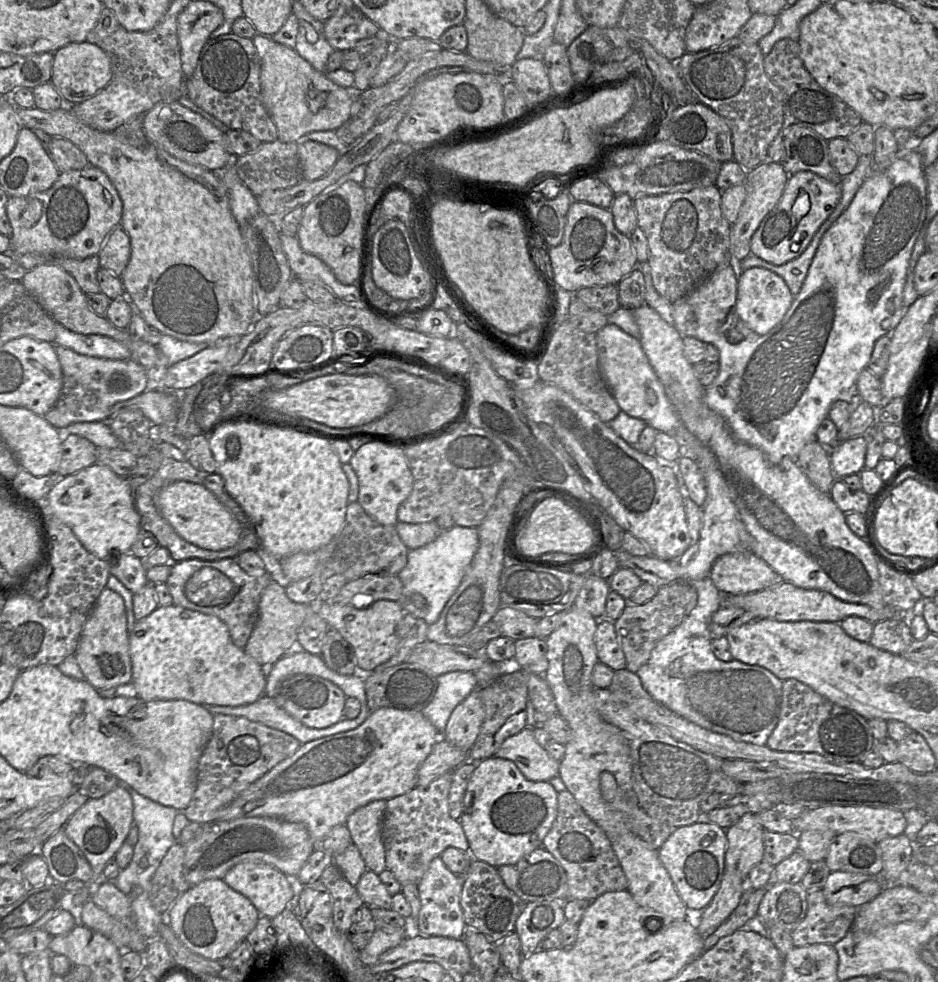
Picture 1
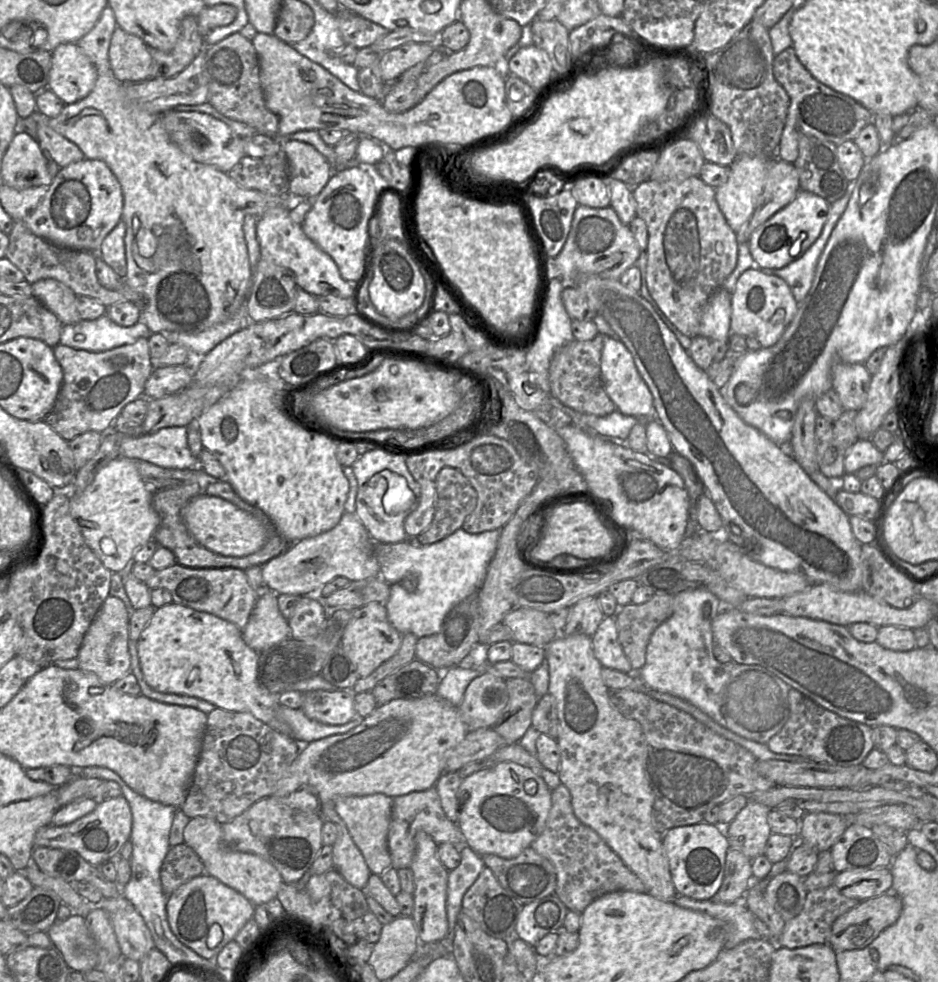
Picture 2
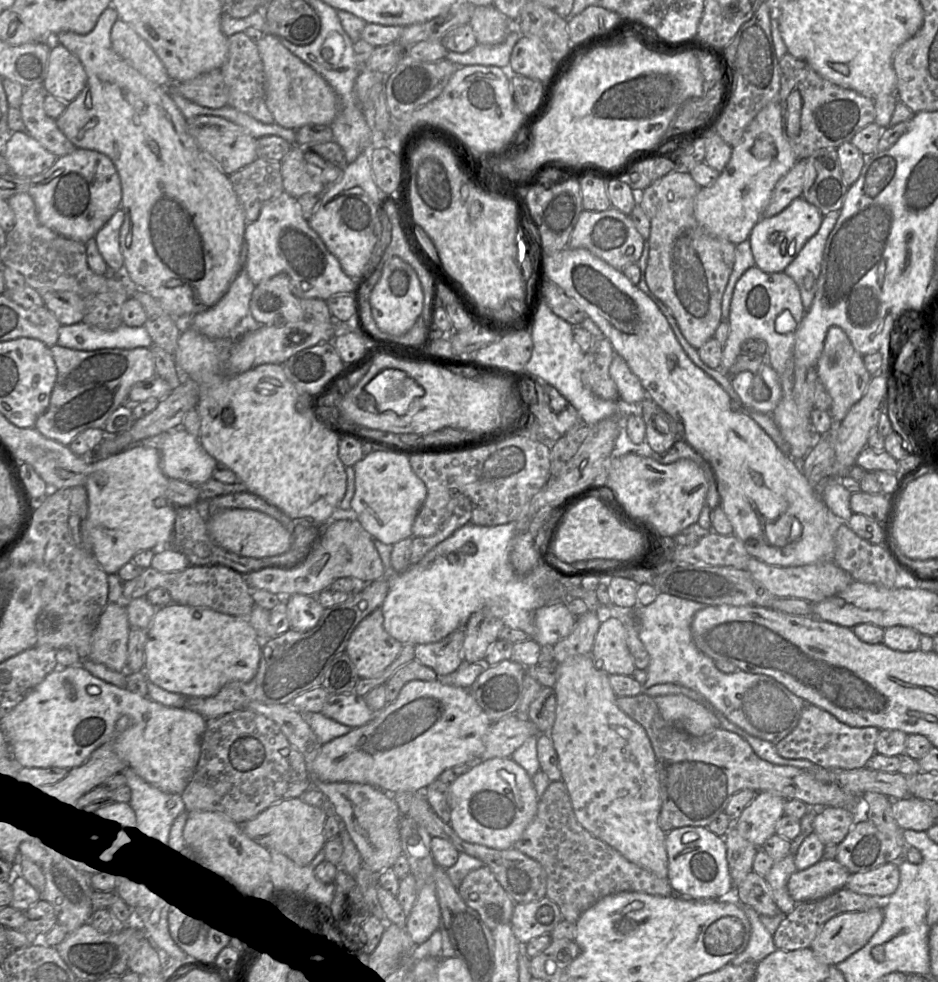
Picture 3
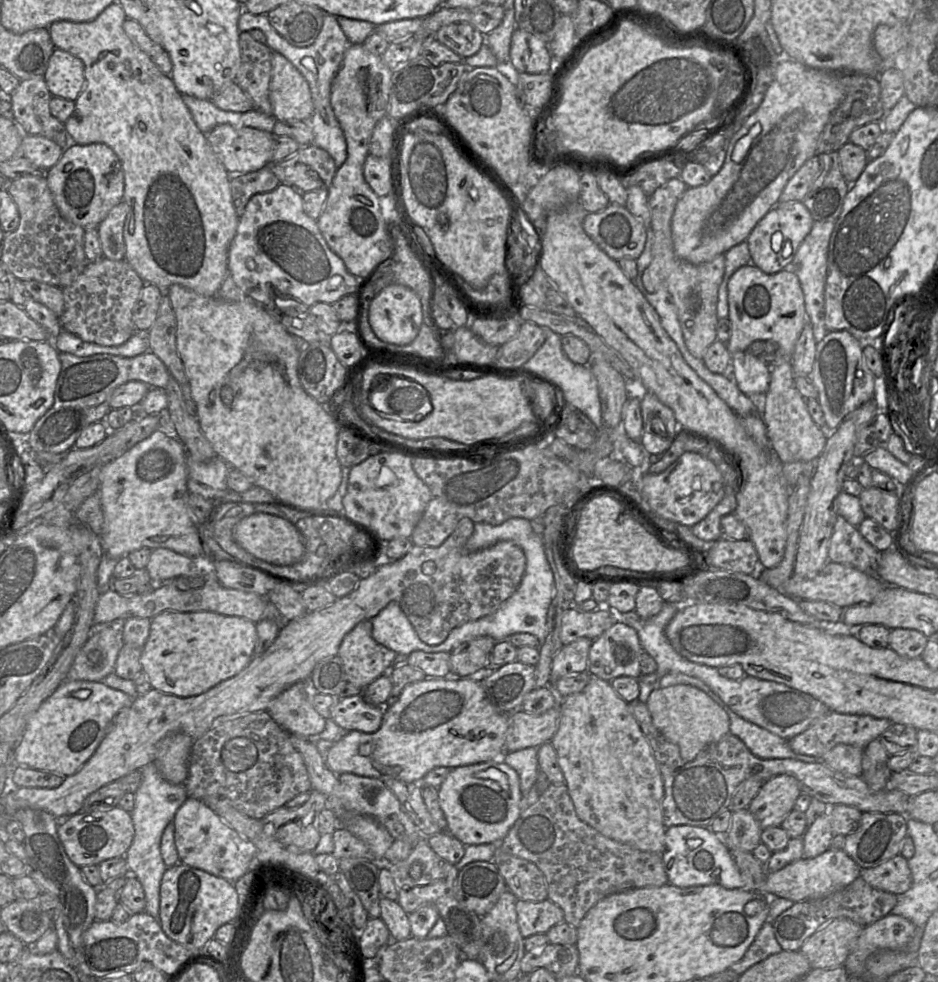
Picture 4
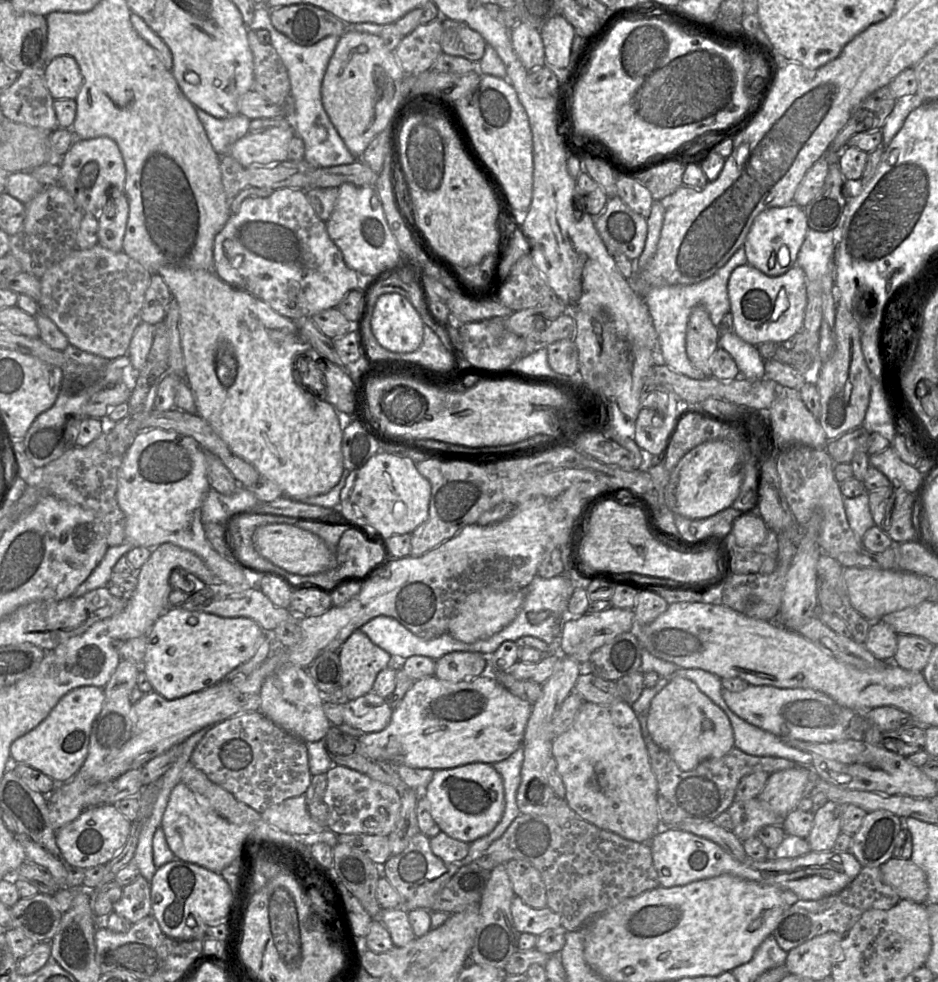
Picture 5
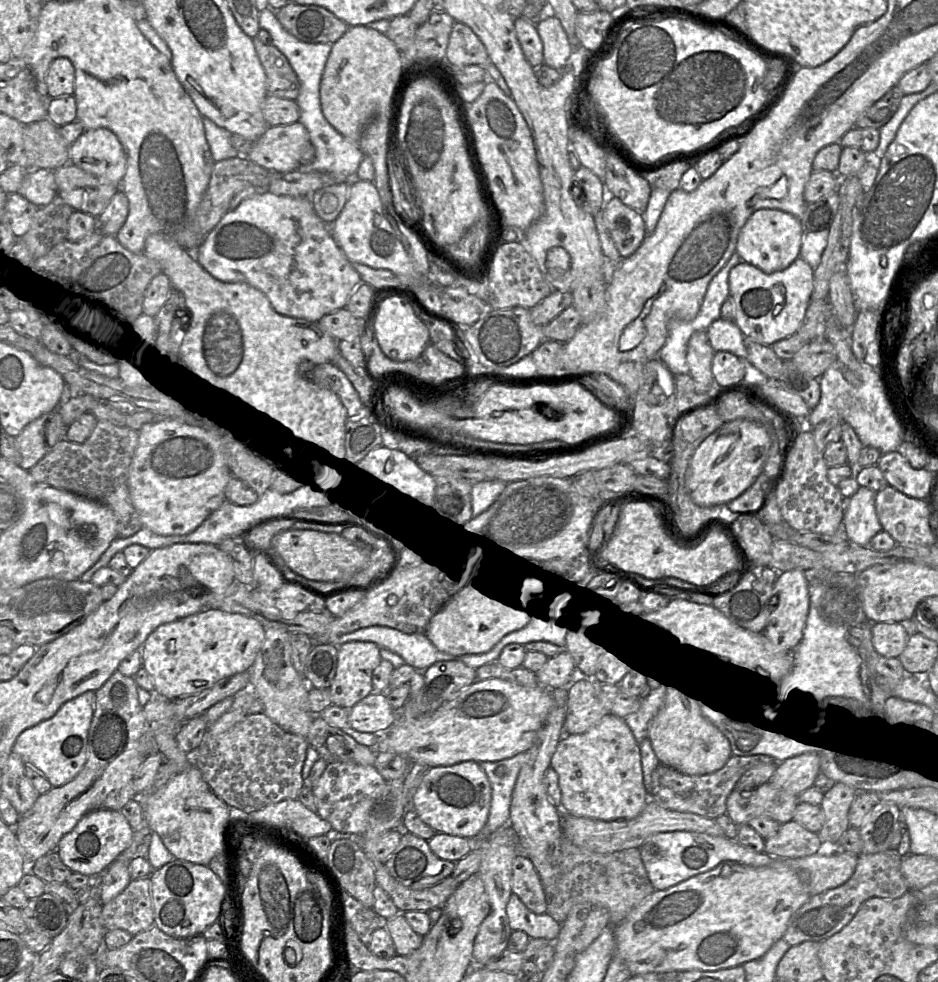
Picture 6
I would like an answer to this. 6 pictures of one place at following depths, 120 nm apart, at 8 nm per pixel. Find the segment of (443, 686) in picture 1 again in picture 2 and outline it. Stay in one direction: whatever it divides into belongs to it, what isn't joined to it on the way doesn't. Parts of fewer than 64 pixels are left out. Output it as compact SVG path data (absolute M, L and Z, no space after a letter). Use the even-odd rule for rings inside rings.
M460 666L448 668L441 674L437 695L452 706L459 707L468 685L479 675L480 672L475 669Z

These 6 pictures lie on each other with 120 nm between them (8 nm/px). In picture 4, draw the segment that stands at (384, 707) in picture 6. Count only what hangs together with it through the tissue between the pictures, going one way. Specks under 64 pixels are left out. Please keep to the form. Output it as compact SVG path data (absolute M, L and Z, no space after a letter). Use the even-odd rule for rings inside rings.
M363 694L337 699L331 719L346 732L375 733L381 726L384 707L368 703Z

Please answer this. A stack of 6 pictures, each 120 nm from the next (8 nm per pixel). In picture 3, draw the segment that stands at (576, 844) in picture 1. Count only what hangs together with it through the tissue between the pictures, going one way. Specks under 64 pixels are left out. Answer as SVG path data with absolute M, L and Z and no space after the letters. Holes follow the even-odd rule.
M563 781L551 782L538 800L537 812L514 849L542 865L547 875L546 898L560 909L563 920L576 923L601 898L621 892L671 896L667 878L659 878L625 859L615 849L592 836L576 820Z

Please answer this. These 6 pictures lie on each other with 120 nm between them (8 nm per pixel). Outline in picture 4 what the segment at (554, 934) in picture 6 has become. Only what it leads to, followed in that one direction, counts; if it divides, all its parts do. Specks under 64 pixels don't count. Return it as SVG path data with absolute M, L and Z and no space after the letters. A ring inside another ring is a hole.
M516 900L517 923L522 937L546 934L552 927L564 922L563 911L550 900L534 903Z

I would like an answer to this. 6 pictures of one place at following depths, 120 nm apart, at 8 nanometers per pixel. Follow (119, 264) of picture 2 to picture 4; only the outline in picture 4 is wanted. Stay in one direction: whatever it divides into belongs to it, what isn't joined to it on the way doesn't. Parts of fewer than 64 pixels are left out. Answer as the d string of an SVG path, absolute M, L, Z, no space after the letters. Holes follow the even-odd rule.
M121 201L97 226L102 254L105 258L115 261L125 259L123 230L128 212L129 206Z

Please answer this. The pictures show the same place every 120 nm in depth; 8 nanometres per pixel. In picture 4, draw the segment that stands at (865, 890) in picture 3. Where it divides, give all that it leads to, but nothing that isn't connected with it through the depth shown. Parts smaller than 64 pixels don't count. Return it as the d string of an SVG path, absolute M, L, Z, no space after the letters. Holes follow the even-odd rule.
M900 854L875 868L862 869L860 877L872 888L896 896L908 891L913 882L908 860Z

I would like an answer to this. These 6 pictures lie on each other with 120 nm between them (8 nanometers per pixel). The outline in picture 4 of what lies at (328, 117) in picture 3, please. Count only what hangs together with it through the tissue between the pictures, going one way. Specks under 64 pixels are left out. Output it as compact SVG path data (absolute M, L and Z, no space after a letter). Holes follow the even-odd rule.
M272 51L269 100L278 121L309 121L314 106L308 82L282 54Z

